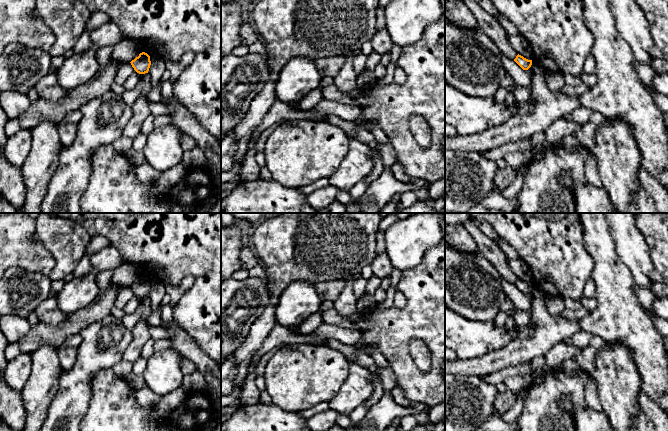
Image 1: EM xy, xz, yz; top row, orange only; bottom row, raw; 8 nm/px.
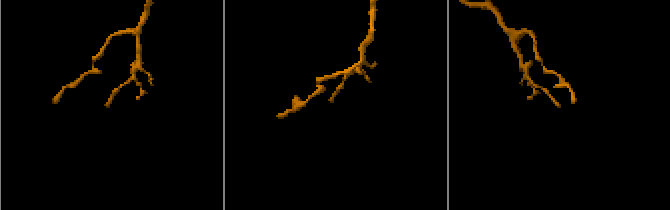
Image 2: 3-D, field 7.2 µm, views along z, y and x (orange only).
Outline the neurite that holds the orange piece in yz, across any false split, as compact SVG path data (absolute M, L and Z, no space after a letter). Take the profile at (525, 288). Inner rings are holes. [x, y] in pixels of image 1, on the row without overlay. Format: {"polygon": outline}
{"polygon": "M517 279L514 285L523 293L528 294L532 289L532 284L528 284L521 279Z"}

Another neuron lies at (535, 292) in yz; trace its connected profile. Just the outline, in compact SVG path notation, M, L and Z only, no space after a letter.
M532 284L532 289L527 295L530 299L534 297L545 299L548 295L543 293L540 289L538 289L534 284Z

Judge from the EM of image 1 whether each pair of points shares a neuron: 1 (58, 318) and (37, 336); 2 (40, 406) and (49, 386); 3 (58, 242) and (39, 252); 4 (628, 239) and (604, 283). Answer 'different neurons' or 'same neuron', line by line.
1: different neurons
2: same neuron
3: different neurons
4: different neurons

